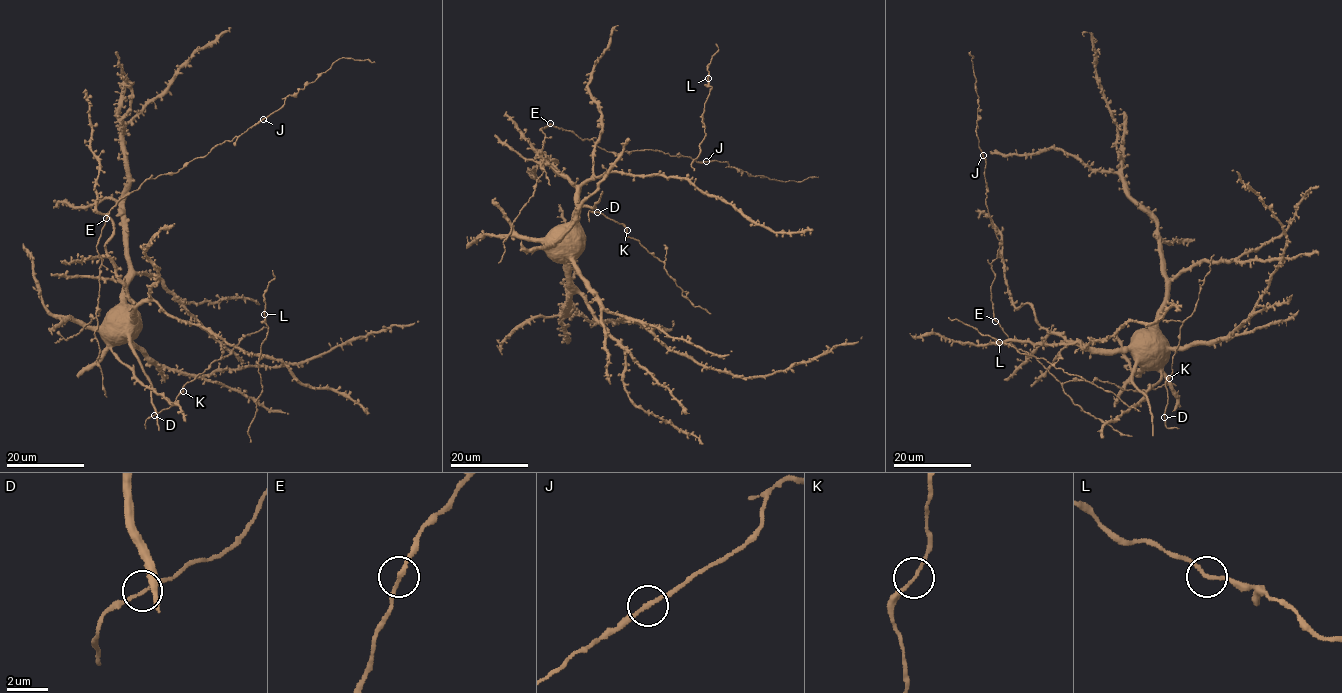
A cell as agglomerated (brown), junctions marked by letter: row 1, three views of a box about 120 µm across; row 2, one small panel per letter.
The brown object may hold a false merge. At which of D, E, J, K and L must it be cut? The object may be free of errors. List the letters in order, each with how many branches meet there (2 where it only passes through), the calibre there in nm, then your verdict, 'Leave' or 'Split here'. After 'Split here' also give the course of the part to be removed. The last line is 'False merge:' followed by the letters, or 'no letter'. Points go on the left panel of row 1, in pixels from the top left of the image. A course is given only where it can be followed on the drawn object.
D: Branches: 2. Thickness 170 nm. Leave
E: Branches: 2. Thickness 190 nm. Leave
J: Branches: 2. Thickness 180 nm. Leave
K: Branches: 2. Thickness 140 nm. Leave
L: Branches: 2. Thickness 180 nm. Leave
False merge: no letter

